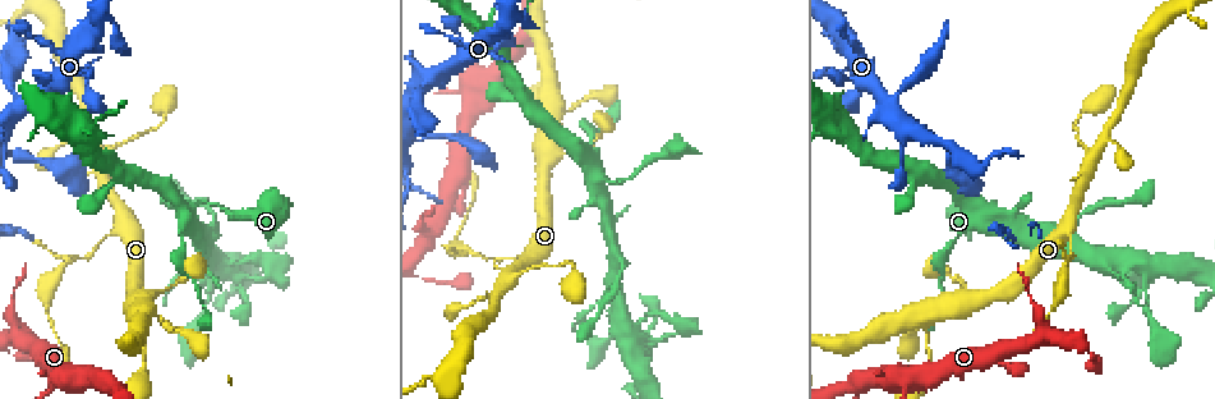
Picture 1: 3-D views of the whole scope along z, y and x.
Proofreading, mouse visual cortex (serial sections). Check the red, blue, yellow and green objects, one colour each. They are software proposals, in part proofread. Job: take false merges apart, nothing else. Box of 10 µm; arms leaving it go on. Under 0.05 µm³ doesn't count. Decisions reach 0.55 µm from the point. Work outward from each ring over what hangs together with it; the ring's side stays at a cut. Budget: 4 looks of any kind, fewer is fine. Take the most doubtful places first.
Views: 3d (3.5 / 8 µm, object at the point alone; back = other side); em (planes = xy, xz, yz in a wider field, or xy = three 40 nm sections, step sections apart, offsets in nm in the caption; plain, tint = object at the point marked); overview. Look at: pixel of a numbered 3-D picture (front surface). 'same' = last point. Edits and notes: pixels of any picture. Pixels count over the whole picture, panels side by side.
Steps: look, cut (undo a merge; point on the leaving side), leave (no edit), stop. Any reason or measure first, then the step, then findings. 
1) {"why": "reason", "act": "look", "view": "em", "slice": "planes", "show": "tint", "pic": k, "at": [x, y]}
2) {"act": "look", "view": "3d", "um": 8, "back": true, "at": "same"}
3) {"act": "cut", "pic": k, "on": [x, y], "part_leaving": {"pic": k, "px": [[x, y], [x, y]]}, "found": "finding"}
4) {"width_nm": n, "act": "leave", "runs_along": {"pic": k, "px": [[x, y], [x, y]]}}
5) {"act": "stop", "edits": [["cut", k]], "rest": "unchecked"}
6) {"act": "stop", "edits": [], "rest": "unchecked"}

{"why": "four-way junction", "act": "look", "view": "3d", "um": 3.5, "pic": 1, "at": [989, 210]}

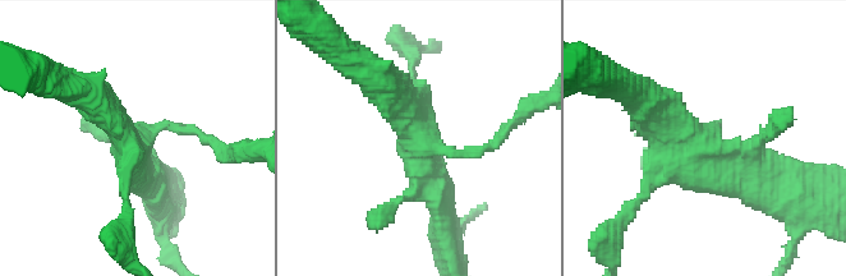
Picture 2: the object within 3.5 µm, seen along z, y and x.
{"act": "look", "view": "em", "slice": "xy", "step": 1, "show": "tint", "pic": 2, "at": [709, 144]}

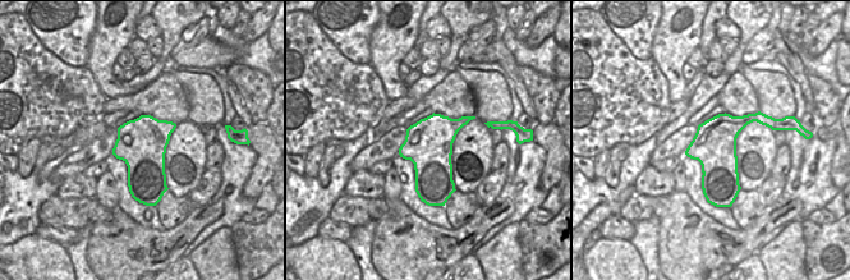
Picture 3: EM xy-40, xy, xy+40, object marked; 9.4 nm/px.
{"act": "leave", "runs_along": {"pic": 2, "px": [[496, 141], [460, 153], [422, 143], [441, 206]]}, "found": "all the same cell"}

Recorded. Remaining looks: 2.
{"why": "looks like a crossing", "act": "look", "view": "em", "slice": "xy", "step": 2, "show": "tint", "pic": 1, "at": [843, 132]}

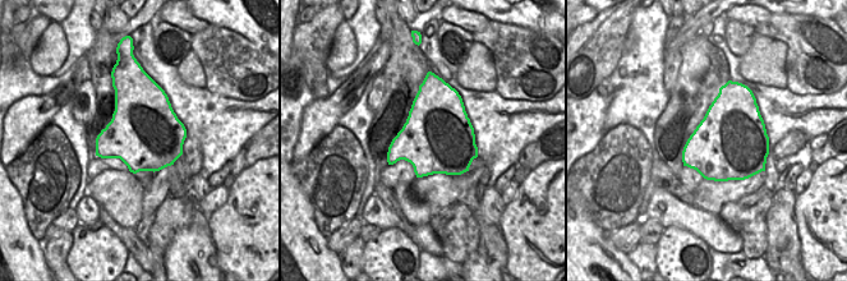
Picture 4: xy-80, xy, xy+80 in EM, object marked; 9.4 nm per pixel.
{"why": "wider look", "act": "look", "view": "3d", "um": 3.5, "at": "same"}

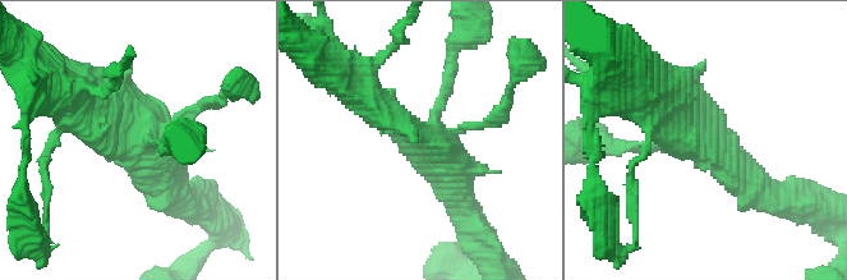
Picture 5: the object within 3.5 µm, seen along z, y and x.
{"act": "leave", "runs_along": {"pic": 5, "px": [[764, 193], [693, 142], [659, 99]]}, "found": "continuous, no second cell"}

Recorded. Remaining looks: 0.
{"act": "stop", "edits": [], "rest": "unchecked"}

